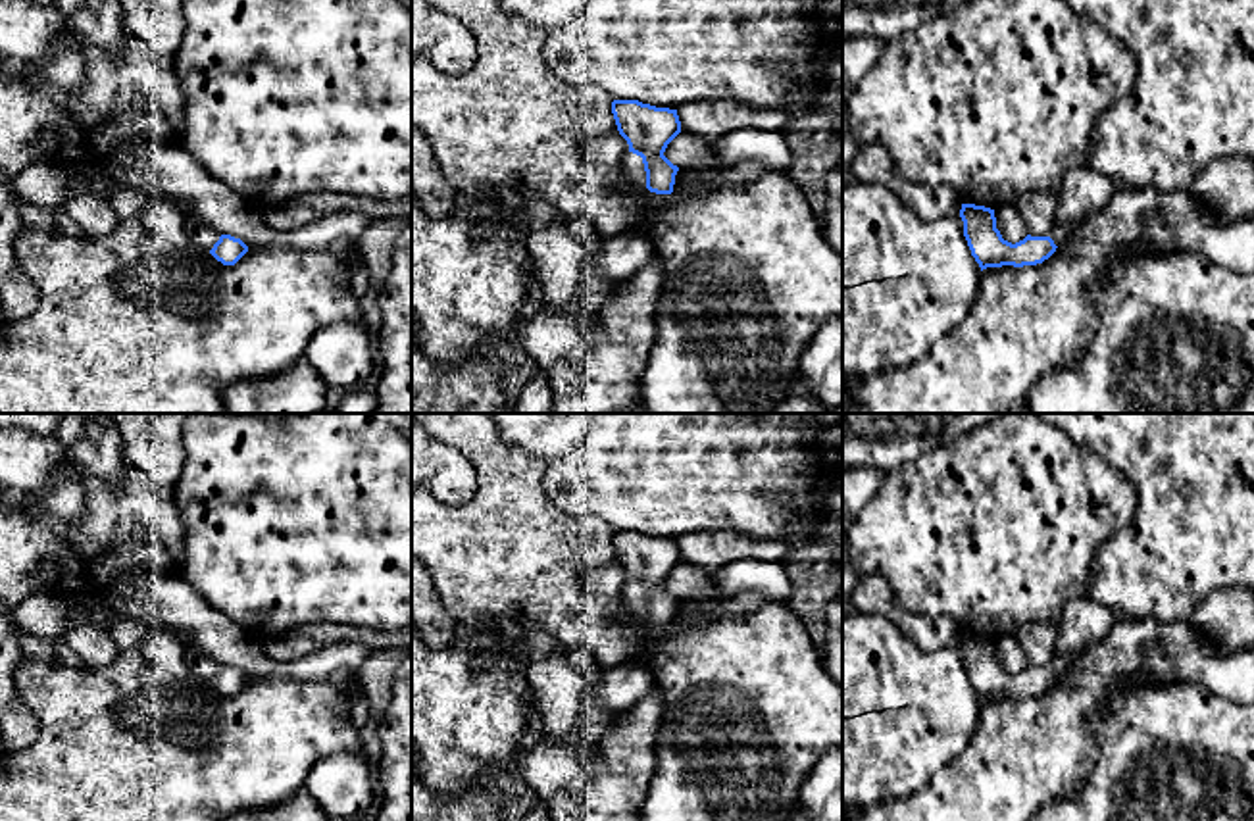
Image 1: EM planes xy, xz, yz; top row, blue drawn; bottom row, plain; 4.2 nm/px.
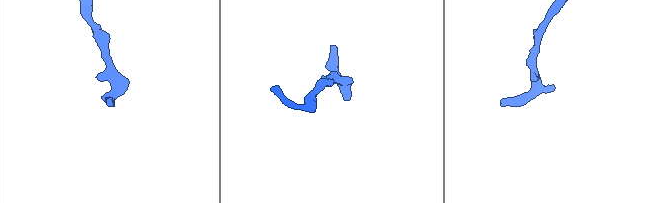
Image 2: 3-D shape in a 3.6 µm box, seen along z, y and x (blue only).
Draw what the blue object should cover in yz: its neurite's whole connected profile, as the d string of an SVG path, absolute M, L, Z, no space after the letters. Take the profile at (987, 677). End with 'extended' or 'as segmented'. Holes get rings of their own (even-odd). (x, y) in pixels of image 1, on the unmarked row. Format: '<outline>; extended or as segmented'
M962 634L964 667L981 702L1002 696L1037 696L1048 690L1058 677L1064 677L1079 654L1062 654L1048 667L1031 667L1012 675L996 659L994 640L975 634Z; extended

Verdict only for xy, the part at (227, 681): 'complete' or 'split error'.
split error

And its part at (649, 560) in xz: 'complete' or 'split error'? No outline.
split error

